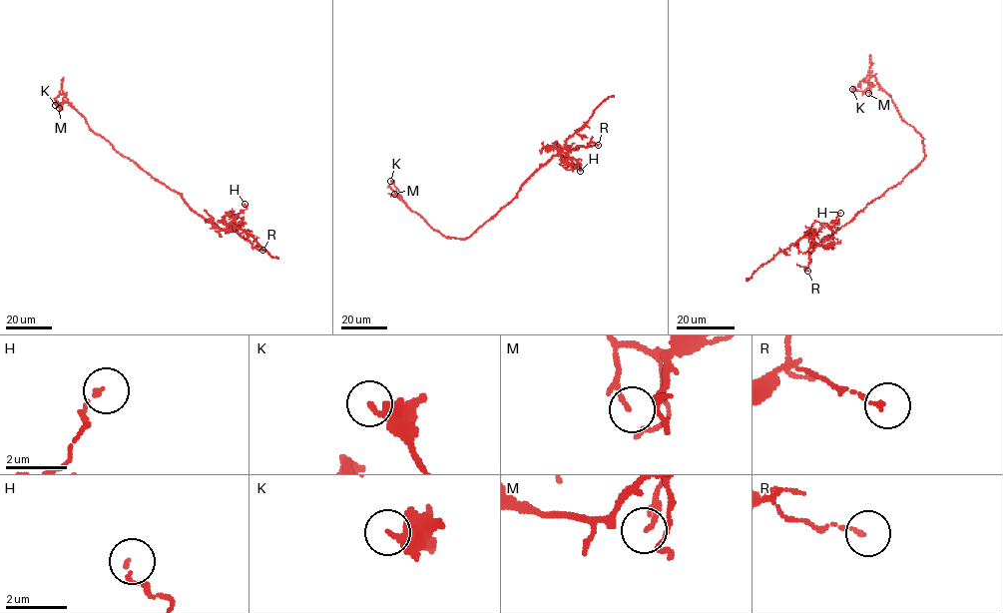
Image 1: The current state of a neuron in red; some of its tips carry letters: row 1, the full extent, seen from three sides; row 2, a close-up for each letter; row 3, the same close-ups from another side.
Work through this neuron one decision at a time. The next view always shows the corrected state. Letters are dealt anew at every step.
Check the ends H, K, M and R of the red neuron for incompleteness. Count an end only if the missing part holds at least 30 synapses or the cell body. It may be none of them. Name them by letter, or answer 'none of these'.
none of these

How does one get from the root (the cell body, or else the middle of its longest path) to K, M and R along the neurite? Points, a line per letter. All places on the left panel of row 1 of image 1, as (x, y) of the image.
K: (166, 186), (95, 133), (65, 94), (61, 106), (55, 105)
M: (166, 186), (95, 133), (65, 94), (63, 101), (58, 104), (59, 108)
R: (166, 186), (178, 193), (193, 211), (206, 220), (223, 229), (235, 231), (252, 247), (262, 250)

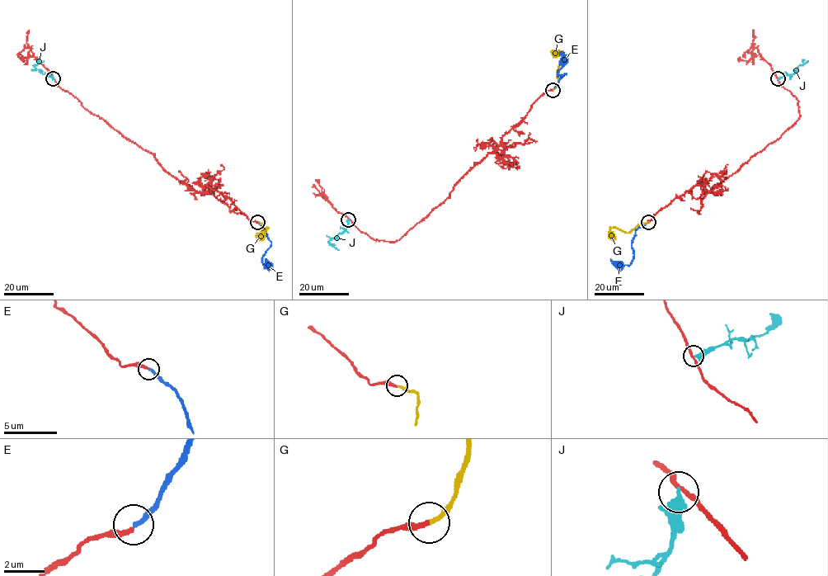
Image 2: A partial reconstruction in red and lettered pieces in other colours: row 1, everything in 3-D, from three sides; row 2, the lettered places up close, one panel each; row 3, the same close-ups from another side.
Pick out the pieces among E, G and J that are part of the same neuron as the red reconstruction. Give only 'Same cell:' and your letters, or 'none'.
Same cell: G

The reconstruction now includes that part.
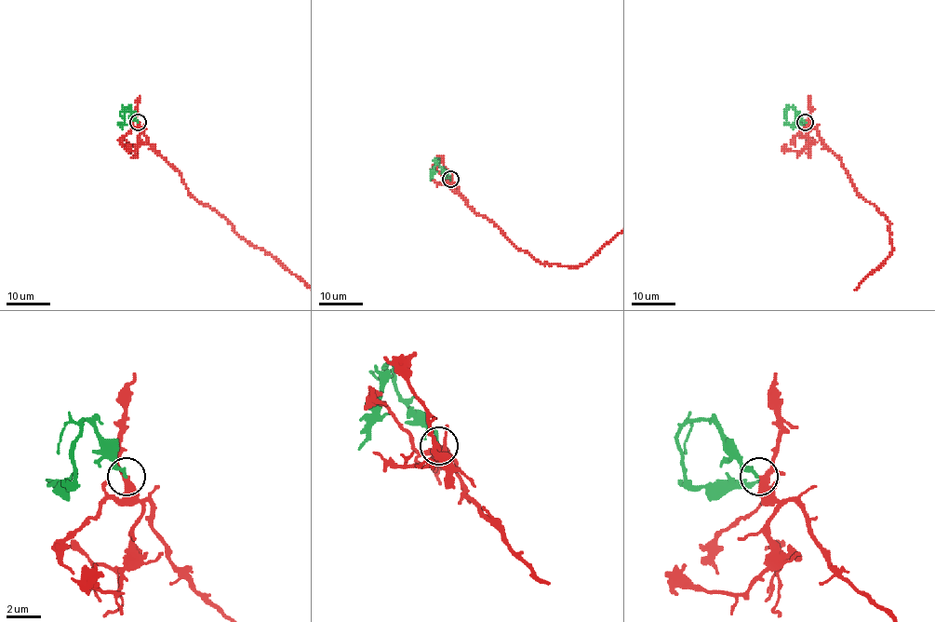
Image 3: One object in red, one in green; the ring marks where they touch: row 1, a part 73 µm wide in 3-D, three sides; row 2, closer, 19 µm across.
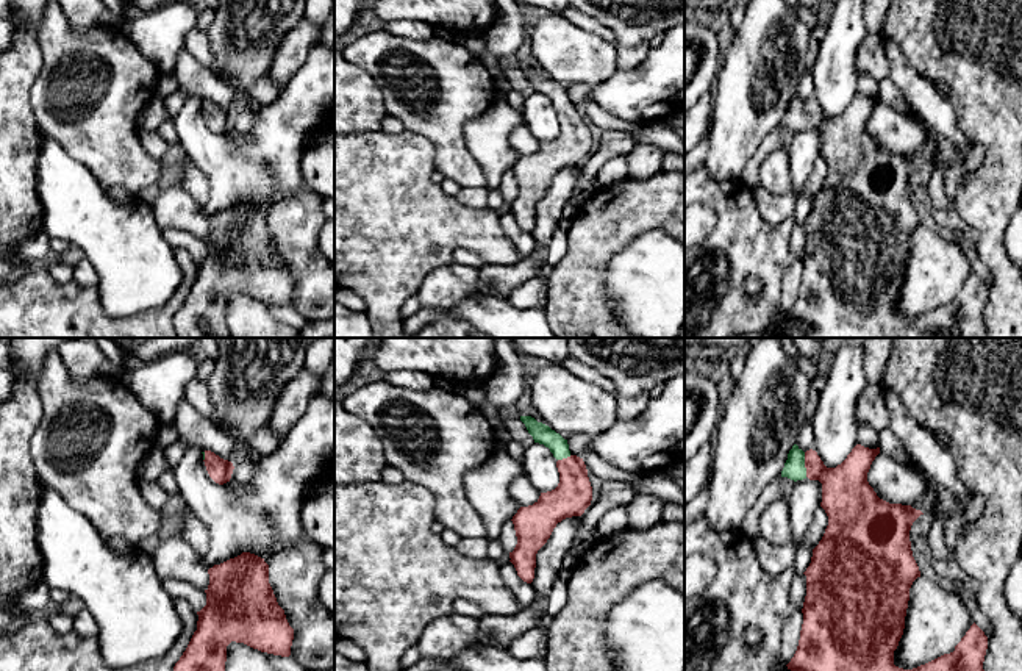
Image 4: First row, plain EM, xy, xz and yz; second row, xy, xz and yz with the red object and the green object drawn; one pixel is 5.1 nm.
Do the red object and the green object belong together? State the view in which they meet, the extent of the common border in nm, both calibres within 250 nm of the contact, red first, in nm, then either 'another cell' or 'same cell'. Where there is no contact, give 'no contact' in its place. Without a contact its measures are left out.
meets red in yz; contact 130 nm long; 260 nm thick on the red side, 110 nm on the other; same cell

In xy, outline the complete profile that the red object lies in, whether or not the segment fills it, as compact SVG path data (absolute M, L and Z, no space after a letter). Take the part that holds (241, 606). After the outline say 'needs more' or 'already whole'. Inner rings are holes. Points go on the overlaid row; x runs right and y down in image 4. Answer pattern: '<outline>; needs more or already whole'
M242 552L208 569L206 605L173 671L225 671L227 646L244 643L289 657L294 629L269 583L264 558Z; already whole

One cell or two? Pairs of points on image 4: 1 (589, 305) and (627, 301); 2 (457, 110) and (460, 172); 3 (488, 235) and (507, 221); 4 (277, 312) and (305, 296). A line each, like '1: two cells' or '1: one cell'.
1: two cells
2: one cell
3: two cells
4: two cells

